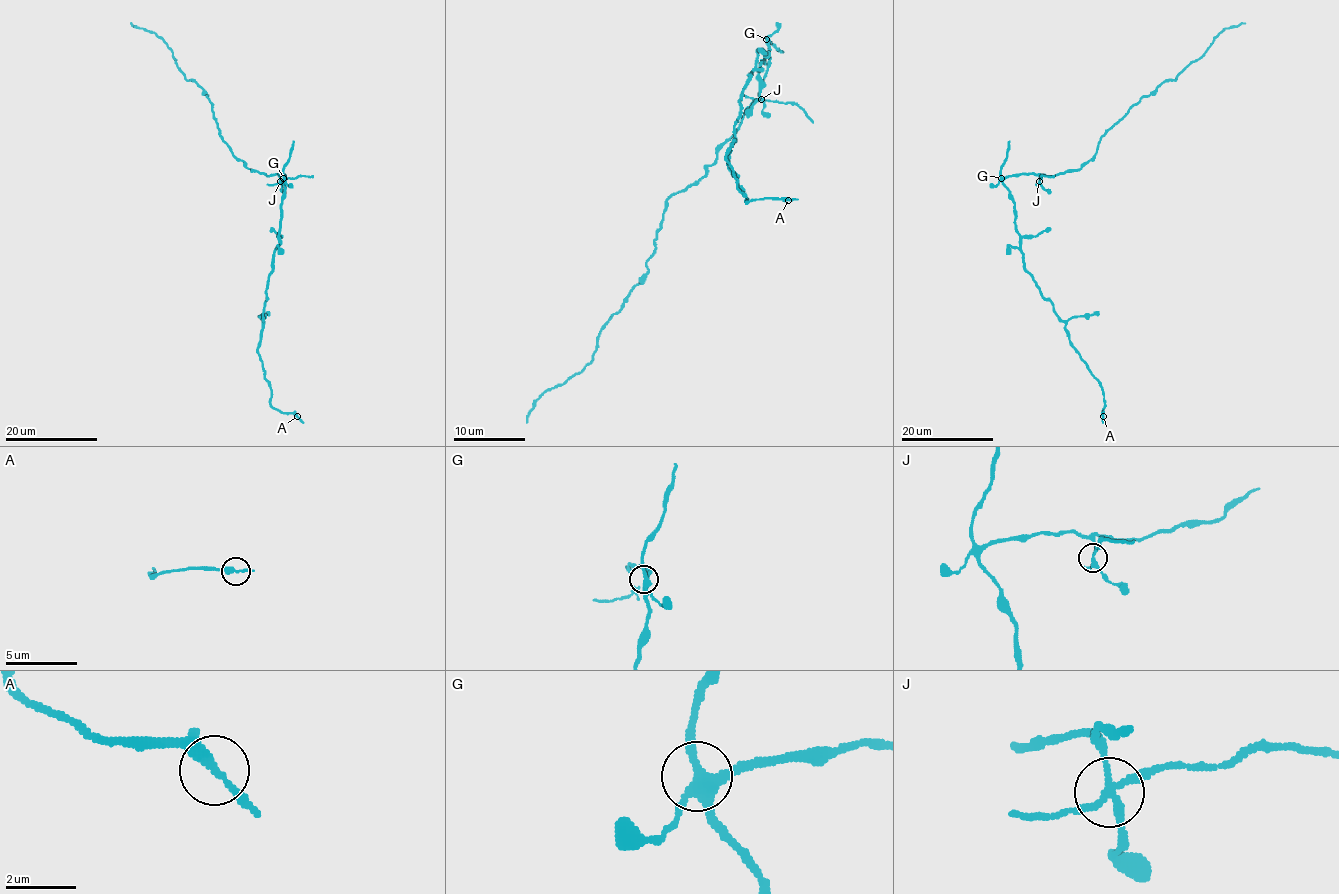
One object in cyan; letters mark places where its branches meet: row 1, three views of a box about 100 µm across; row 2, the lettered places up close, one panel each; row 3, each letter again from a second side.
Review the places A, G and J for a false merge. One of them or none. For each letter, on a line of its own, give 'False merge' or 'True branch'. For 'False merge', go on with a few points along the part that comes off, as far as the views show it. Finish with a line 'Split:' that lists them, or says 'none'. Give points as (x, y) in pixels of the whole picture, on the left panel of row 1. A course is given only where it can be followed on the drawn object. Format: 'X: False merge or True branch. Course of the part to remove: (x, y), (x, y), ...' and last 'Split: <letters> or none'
A: True branch
G: True branch
J: False merge. Course of the part to remove: (280, 181), (313, 175)
Split: J

